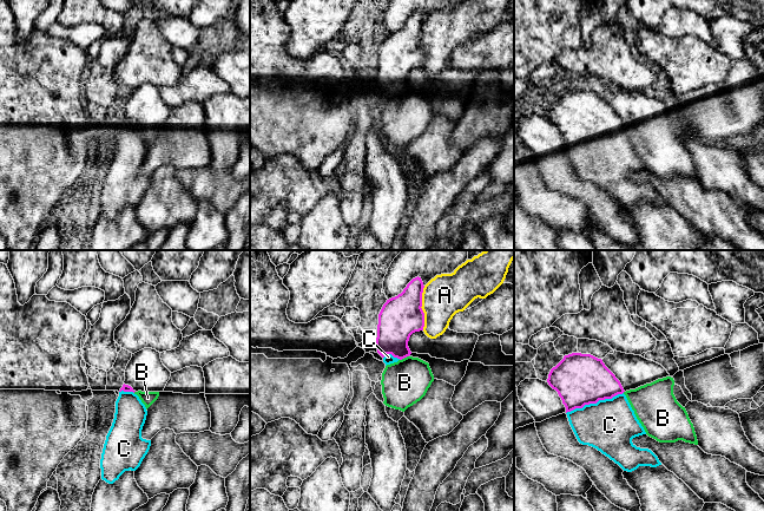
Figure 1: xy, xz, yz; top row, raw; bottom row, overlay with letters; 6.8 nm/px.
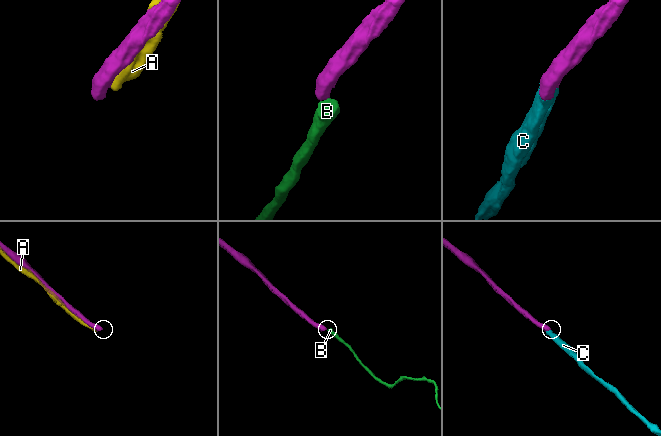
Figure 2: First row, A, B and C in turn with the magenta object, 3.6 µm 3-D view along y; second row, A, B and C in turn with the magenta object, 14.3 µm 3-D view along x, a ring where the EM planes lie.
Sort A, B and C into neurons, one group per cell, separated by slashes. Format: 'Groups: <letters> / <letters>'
Groups: A / B / C

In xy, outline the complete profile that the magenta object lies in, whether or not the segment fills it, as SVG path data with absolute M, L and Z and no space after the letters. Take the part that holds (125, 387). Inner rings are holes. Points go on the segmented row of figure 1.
M124 384L116 401L114 419L100 459L101 479L108 484L125 471L136 471L151 446L151 440L141 438L147 411L134 392Z

